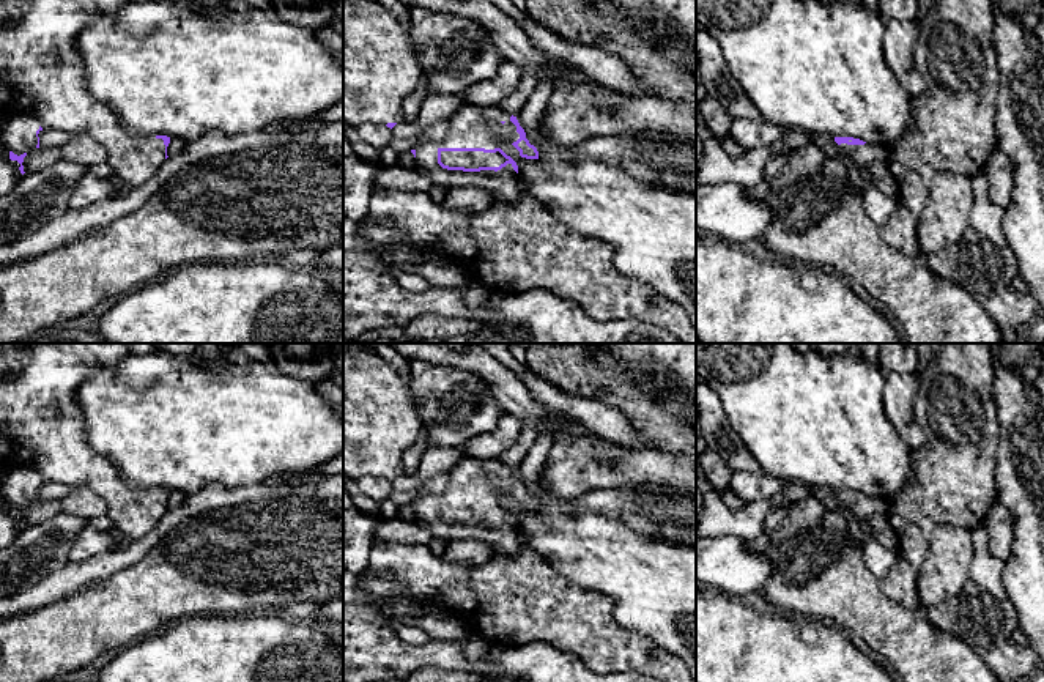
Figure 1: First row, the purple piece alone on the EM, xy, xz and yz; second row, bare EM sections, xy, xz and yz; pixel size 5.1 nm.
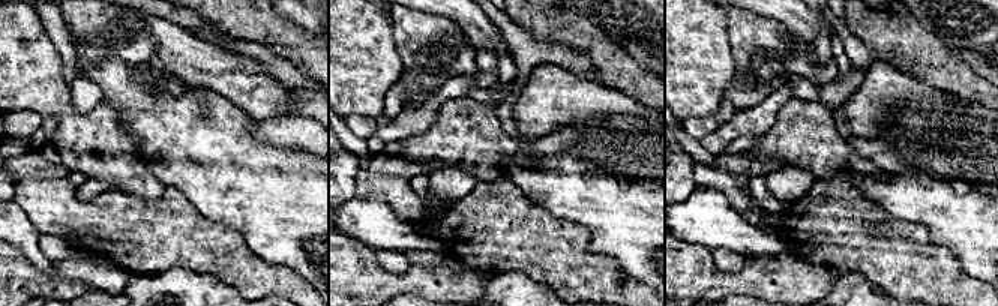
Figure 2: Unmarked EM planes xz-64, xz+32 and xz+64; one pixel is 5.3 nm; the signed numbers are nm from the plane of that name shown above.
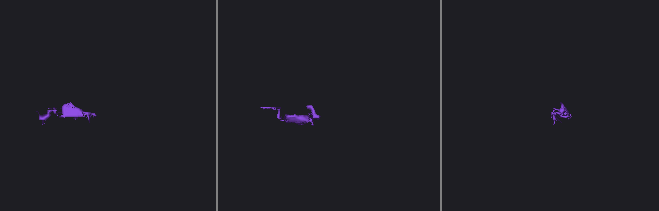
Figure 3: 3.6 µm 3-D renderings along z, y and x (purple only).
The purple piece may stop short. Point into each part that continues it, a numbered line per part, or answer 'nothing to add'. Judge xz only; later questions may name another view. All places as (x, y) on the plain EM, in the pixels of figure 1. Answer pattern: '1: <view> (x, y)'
1: xz (476, 479)

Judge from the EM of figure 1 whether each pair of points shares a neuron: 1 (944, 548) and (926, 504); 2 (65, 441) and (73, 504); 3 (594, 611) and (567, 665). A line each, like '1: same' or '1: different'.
1: different
2: different
3: different

